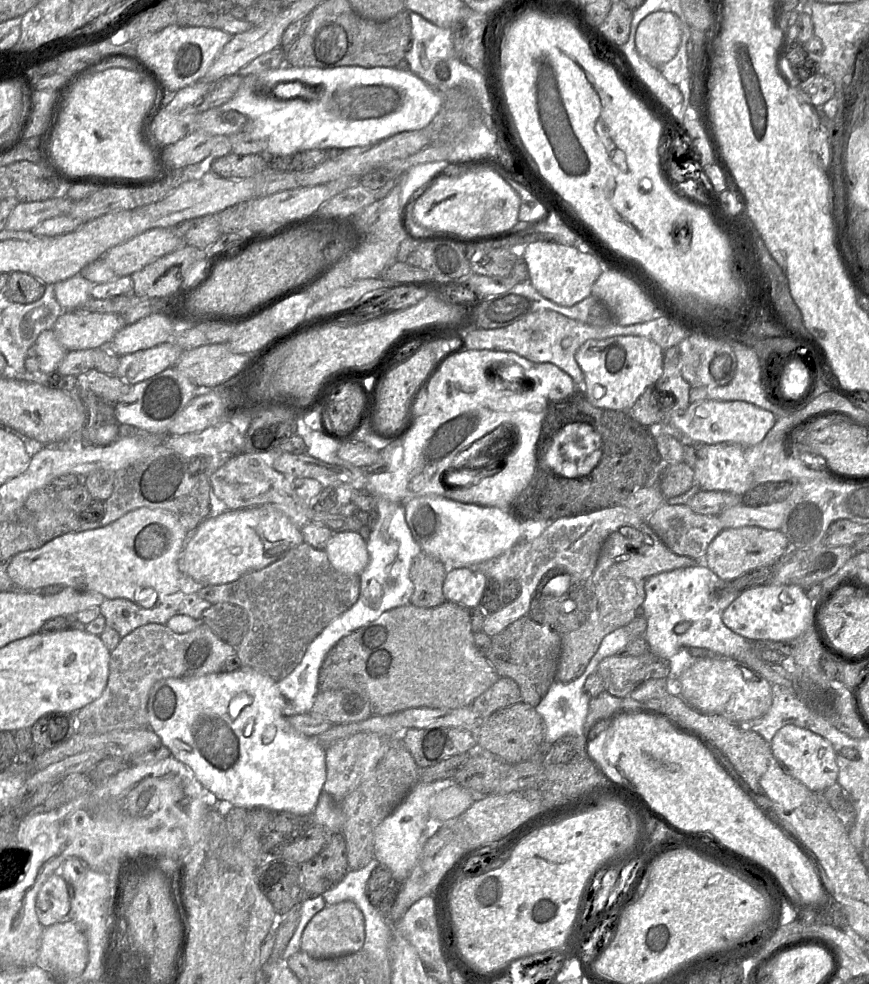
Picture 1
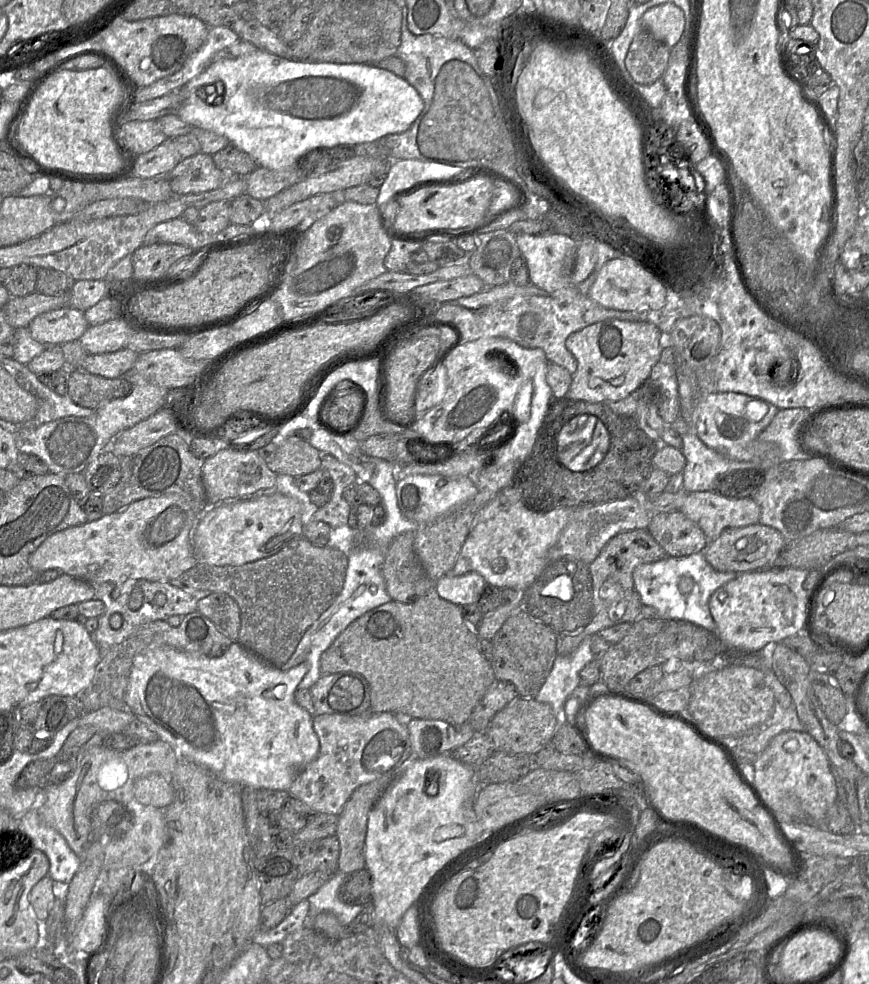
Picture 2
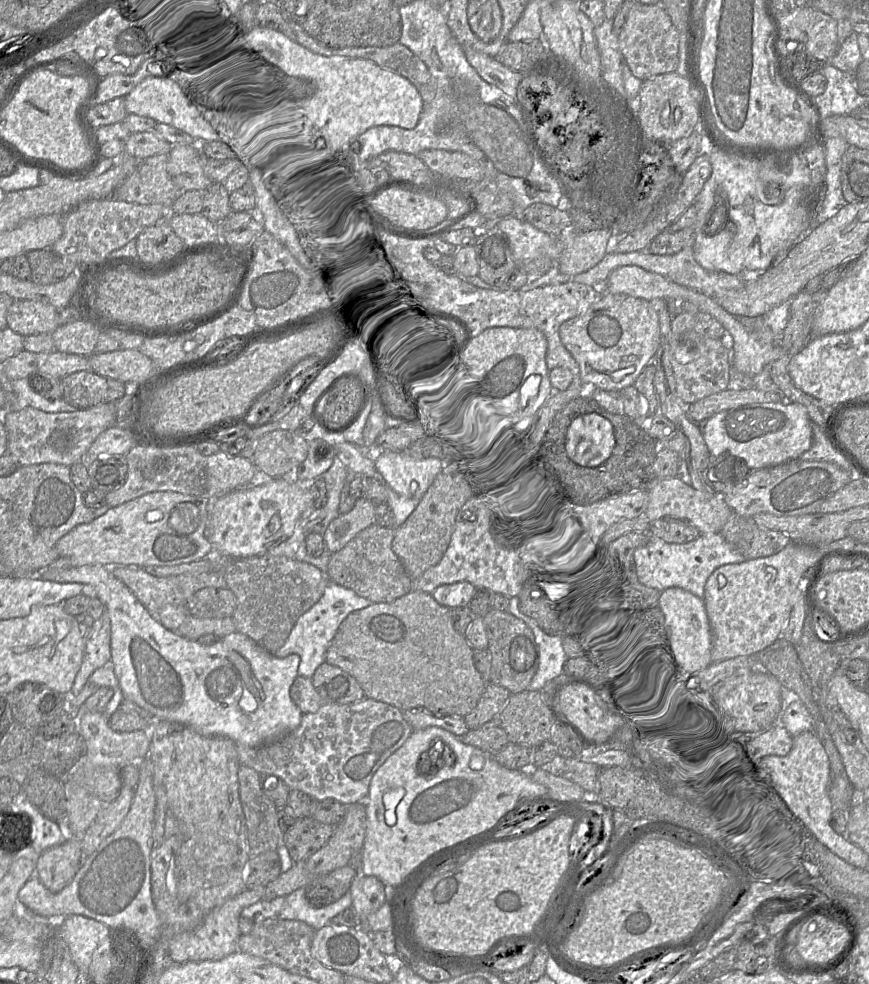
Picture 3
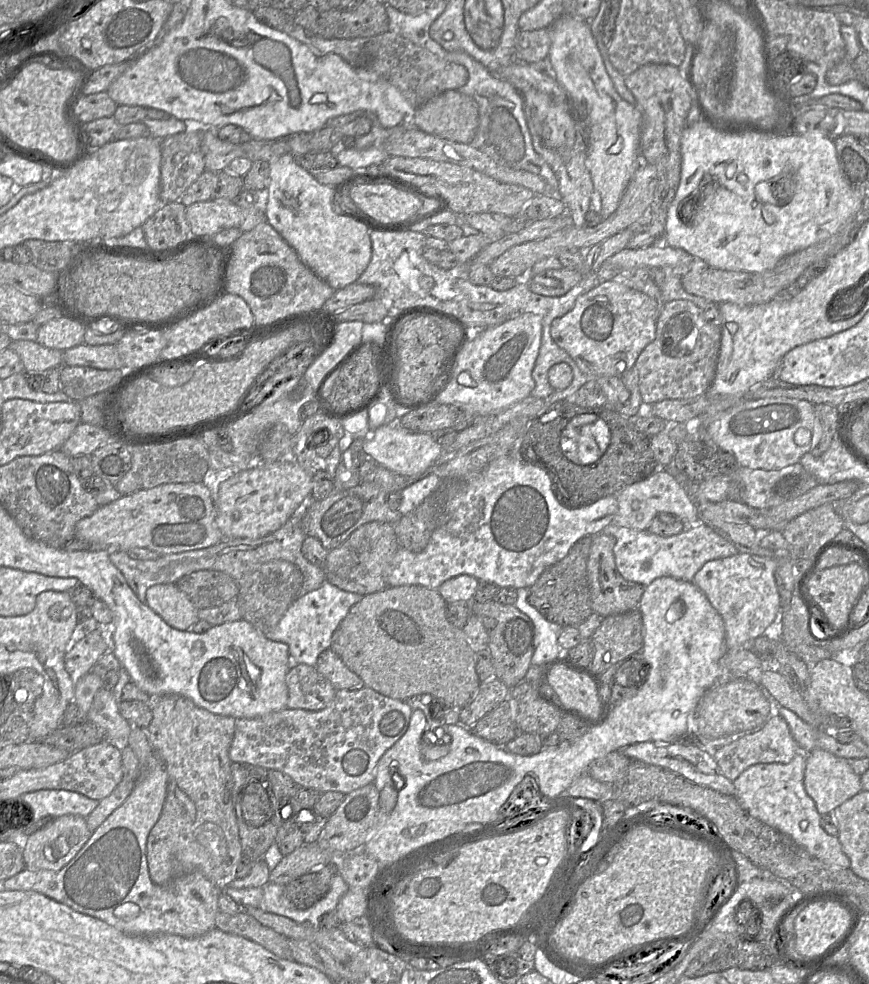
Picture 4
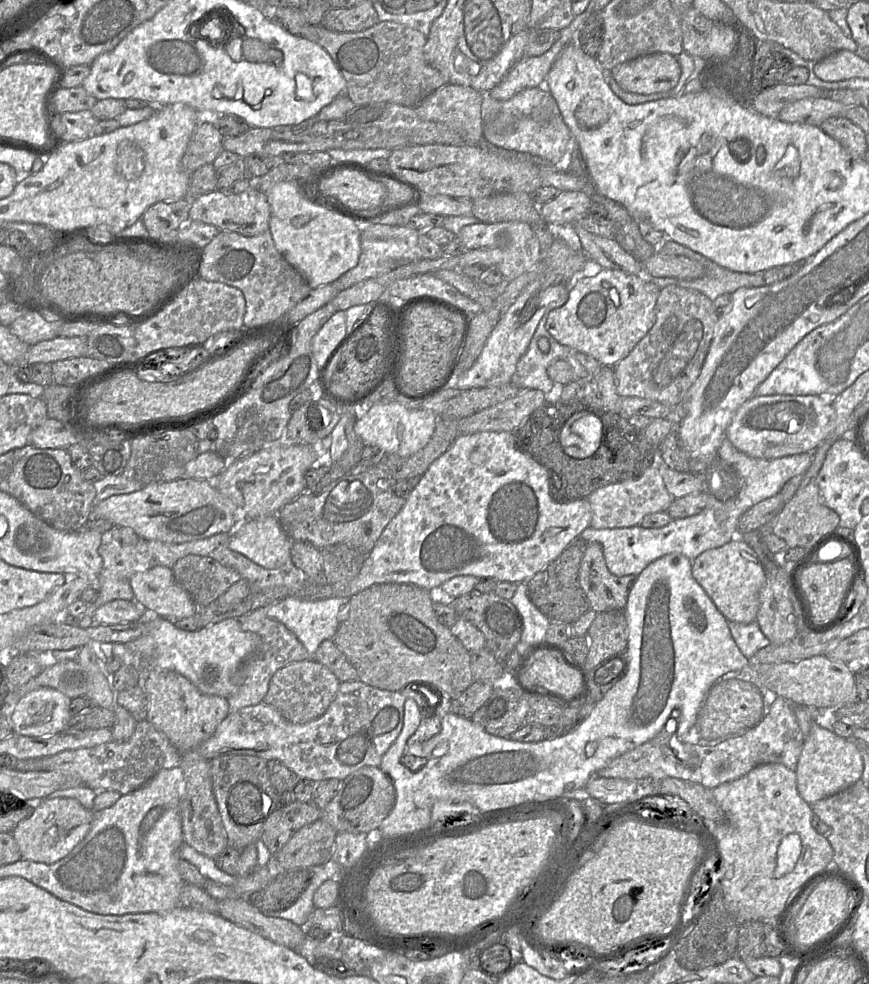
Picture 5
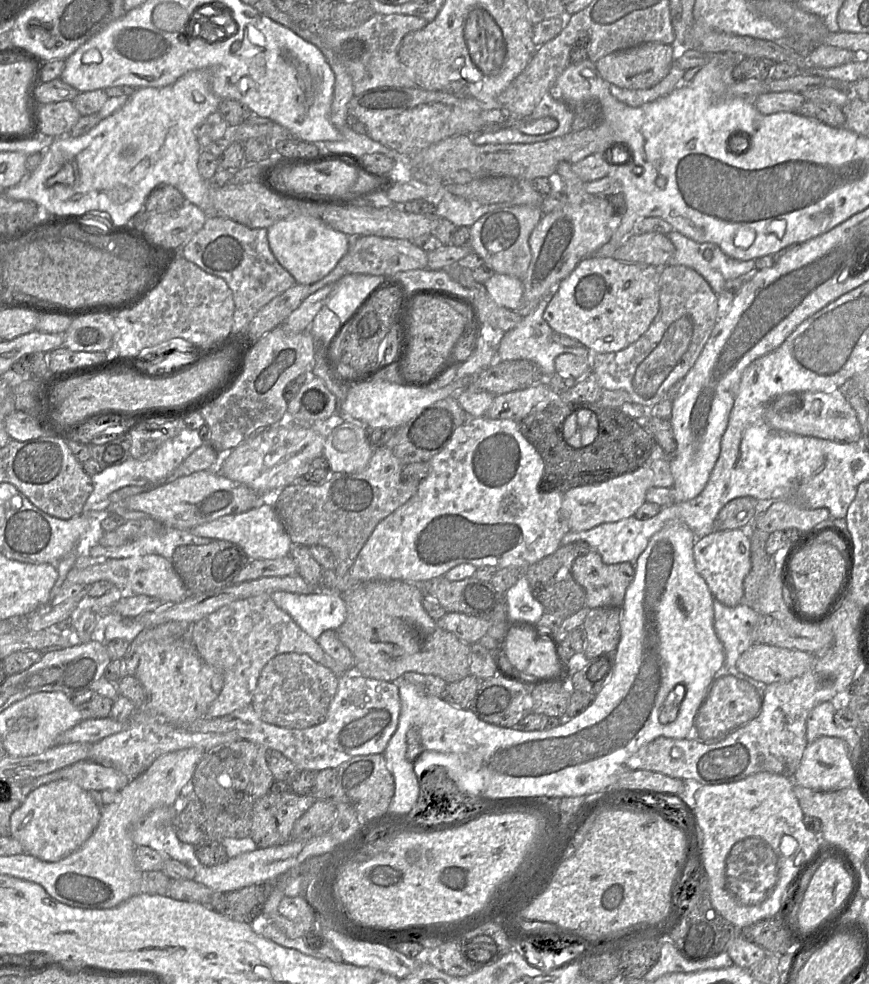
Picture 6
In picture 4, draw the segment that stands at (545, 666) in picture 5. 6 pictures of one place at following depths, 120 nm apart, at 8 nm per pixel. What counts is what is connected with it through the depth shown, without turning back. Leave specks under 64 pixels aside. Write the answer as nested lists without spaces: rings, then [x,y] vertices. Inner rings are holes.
[[[557,665],[551,669],[548,681],[568,710],[593,723],[604,718],[606,709],[600,700],[598,686],[588,676]]]

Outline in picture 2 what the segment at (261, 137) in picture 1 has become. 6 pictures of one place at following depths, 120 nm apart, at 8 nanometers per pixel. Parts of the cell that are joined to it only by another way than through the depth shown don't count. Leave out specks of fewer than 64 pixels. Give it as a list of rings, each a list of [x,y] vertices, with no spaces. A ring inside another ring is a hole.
[[[262,49],[235,58],[215,61],[184,86],[186,87],[186,100],[176,111],[184,122],[193,128],[211,130],[225,136],[231,145],[251,155],[259,166],[272,170],[294,169],[297,166],[297,157],[309,148],[330,147],[336,144],[359,145],[377,141],[387,135],[404,133],[424,109],[424,102],[418,91],[405,78],[383,68],[361,63],[307,62],[280,57]]]

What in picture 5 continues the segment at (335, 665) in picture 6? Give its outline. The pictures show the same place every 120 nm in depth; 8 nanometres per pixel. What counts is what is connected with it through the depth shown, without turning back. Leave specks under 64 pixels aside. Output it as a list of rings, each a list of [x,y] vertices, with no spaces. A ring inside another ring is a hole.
[[[264,608],[250,611],[241,616],[239,621],[244,630],[258,636],[260,646],[255,653],[241,662],[231,678],[234,688],[233,692],[227,697],[230,712],[262,702],[268,691],[272,676],[282,667],[295,661],[313,659],[295,634],[281,622],[268,617]]]

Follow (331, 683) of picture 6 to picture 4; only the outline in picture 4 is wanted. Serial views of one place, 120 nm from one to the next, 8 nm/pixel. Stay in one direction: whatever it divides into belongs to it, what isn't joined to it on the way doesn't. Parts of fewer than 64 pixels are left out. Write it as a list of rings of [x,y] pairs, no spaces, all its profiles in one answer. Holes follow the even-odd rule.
[[[292,664],[285,680],[287,708],[320,711],[329,705],[335,695],[333,685],[315,666]]]

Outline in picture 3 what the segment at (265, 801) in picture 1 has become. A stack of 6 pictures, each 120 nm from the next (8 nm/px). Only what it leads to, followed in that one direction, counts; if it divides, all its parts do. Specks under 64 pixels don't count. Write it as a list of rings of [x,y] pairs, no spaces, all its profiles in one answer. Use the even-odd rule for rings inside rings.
[[[93,564],[72,566],[66,569],[54,570],[46,568],[45,570],[34,572],[32,575],[27,577],[58,583],[81,583],[83,585],[89,585],[93,588],[97,599],[101,601],[109,615],[111,624],[111,663],[124,698],[133,701],[139,707],[148,711],[158,719],[181,723],[193,728],[205,736],[226,737],[238,745],[250,747],[258,747],[275,742],[296,730],[300,725],[303,713],[292,700],[290,694],[291,686],[299,675],[298,668],[300,664],[300,656],[298,654],[290,654],[283,658],[278,657],[275,654],[268,652],[248,636],[238,631],[235,631],[223,638],[219,638],[215,643],[210,645],[204,645],[197,640],[190,640],[177,635],[173,631],[166,629],[155,617],[153,617],[136,598],[136,596],[130,591],[130,589],[112,574],[111,568],[108,568],[104,565]]]

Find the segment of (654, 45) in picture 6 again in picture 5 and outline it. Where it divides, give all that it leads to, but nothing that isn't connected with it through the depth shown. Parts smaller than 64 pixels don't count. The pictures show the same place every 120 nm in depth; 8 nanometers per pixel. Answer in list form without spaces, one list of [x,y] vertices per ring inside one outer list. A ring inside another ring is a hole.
[[[654,53],[618,64],[609,72],[624,91],[650,95],[673,89],[679,81],[681,67],[677,57]]]

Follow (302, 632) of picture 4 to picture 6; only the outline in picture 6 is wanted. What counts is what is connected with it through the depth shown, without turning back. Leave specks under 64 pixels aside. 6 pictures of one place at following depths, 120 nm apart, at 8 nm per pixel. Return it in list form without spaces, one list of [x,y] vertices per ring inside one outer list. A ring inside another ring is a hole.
[[[315,590],[309,594],[277,591],[271,596],[315,640],[326,630],[336,631],[347,616],[344,596],[334,591]]]

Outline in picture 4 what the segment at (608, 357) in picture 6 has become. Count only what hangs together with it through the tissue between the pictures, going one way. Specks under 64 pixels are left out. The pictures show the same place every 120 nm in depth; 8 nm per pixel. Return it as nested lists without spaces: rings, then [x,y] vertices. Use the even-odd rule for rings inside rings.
[[[674,300],[666,302],[663,305],[657,319],[656,335],[654,340],[643,349],[634,365],[634,368],[637,369],[639,374],[639,390],[644,405],[646,407],[649,407],[652,404],[663,400],[690,399],[704,395],[710,388],[715,378],[720,345],[721,345],[721,328],[714,327],[708,324],[703,318],[703,310],[701,310],[695,304],[687,300]]]

